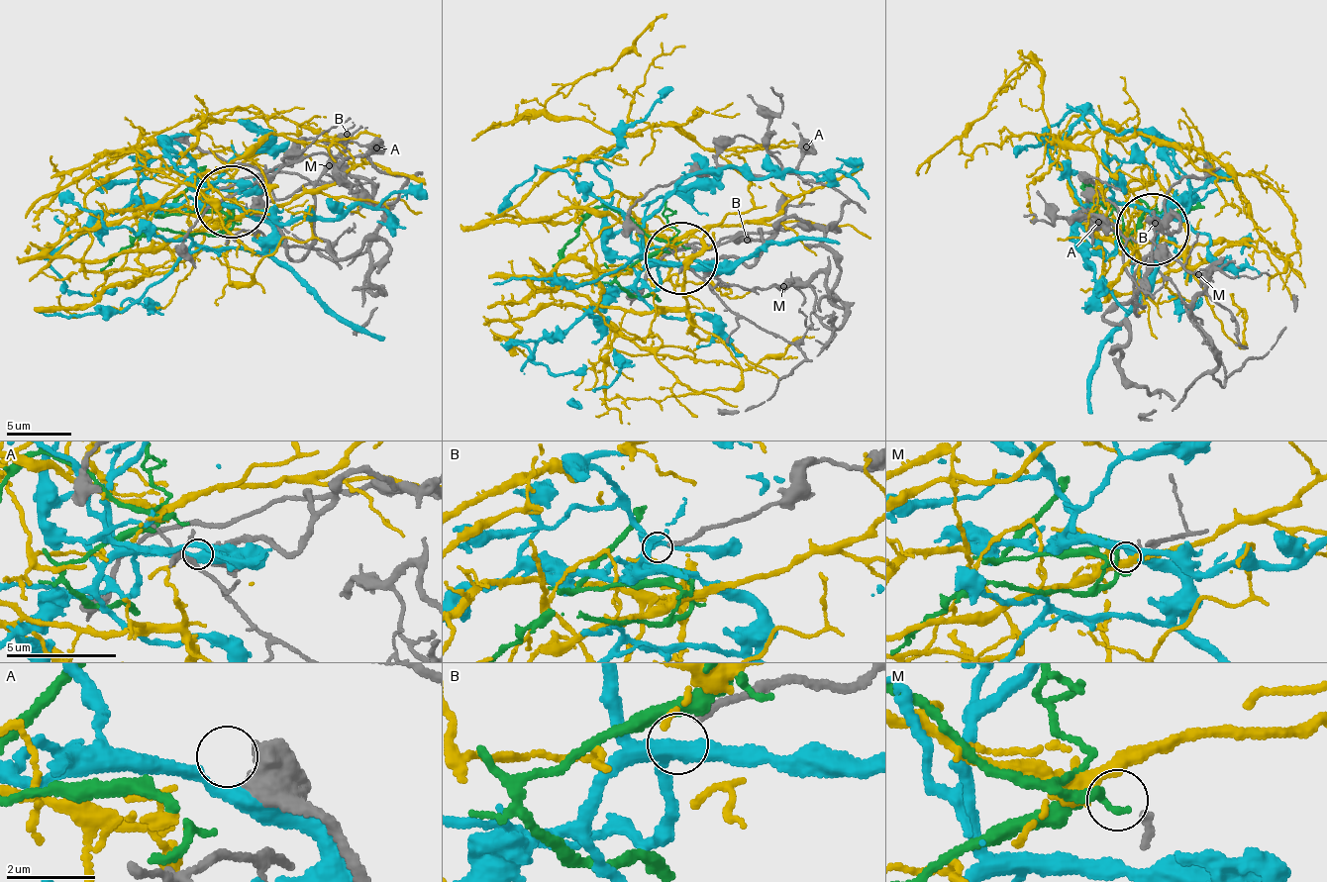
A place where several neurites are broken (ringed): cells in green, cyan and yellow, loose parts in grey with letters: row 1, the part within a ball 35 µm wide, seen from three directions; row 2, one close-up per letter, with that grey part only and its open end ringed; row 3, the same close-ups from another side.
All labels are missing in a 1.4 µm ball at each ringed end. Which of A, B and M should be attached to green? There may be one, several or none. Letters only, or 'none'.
none

